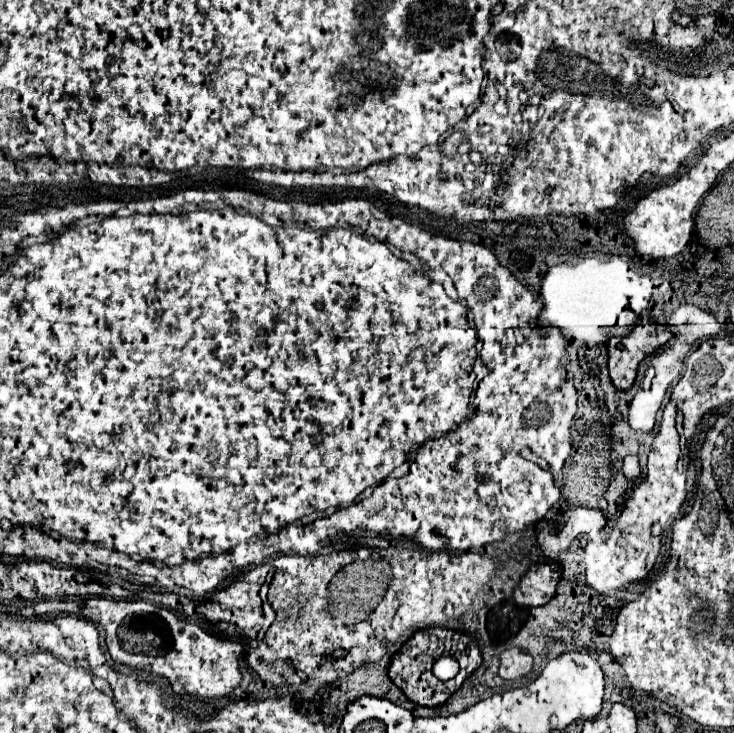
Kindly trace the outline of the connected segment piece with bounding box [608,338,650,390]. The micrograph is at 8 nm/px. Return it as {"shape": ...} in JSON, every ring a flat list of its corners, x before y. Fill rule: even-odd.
{"shape":[[618,338,608,342,608,370,618,390,628,390,634,384,636,368,648,352,650,350,618,350]]}

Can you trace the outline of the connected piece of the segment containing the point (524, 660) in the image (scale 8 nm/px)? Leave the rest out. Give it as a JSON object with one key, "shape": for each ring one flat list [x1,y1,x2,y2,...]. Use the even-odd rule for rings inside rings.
{"shape":[[510,648,500,654,500,676,506,680,522,678,532,670,532,656,520,648]]}

